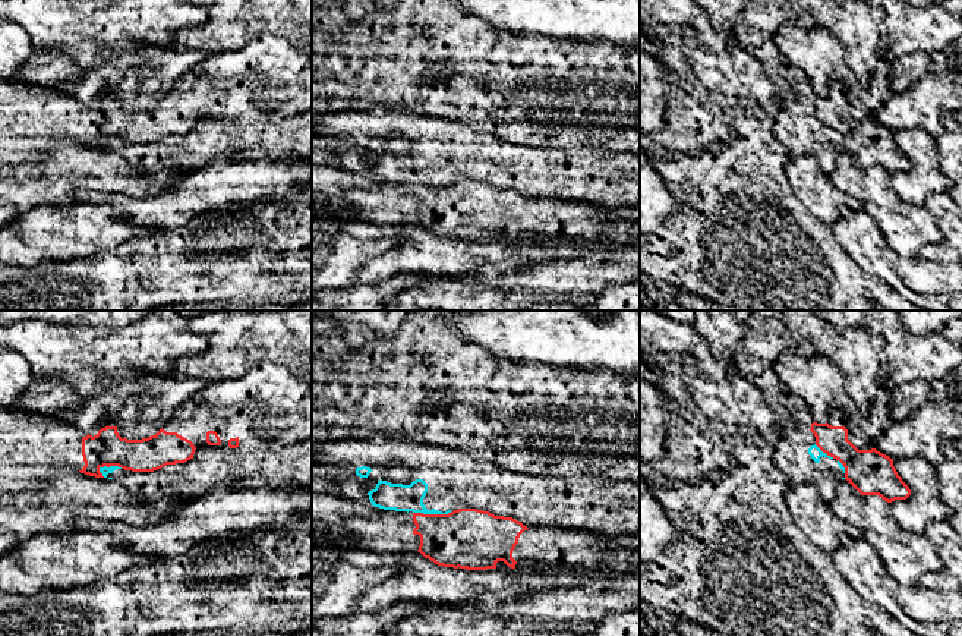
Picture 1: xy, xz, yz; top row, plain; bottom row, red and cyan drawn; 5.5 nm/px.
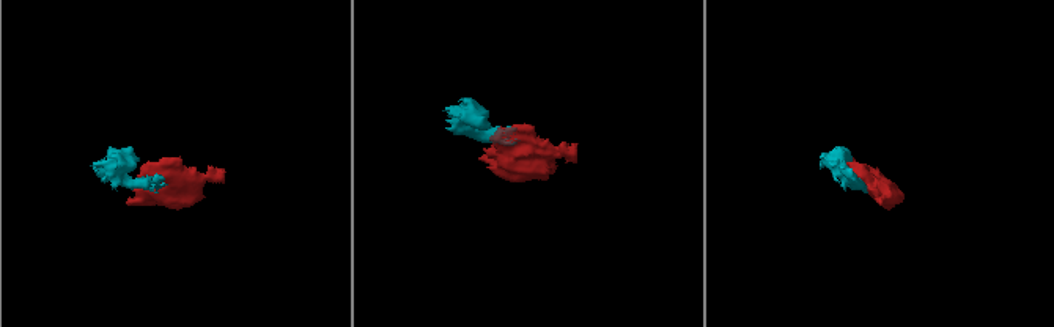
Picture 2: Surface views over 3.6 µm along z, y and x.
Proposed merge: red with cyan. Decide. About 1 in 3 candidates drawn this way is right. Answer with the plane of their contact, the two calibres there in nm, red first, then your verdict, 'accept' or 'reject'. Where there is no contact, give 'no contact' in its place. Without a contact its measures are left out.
xz | 340/150 nm | reject

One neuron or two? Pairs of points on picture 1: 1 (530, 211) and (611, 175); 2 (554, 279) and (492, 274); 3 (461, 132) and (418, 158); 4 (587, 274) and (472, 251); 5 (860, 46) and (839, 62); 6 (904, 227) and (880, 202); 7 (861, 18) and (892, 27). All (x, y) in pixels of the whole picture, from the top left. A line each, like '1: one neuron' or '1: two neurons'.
1: two neurons
2: one neuron
3: one neuron
4: two neurons
5: two neurons
6: one neuron
7: two neurons

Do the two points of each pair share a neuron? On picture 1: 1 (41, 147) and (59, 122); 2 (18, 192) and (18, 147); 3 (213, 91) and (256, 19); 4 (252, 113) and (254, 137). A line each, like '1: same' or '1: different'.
1: same
2: different
3: different
4: different

